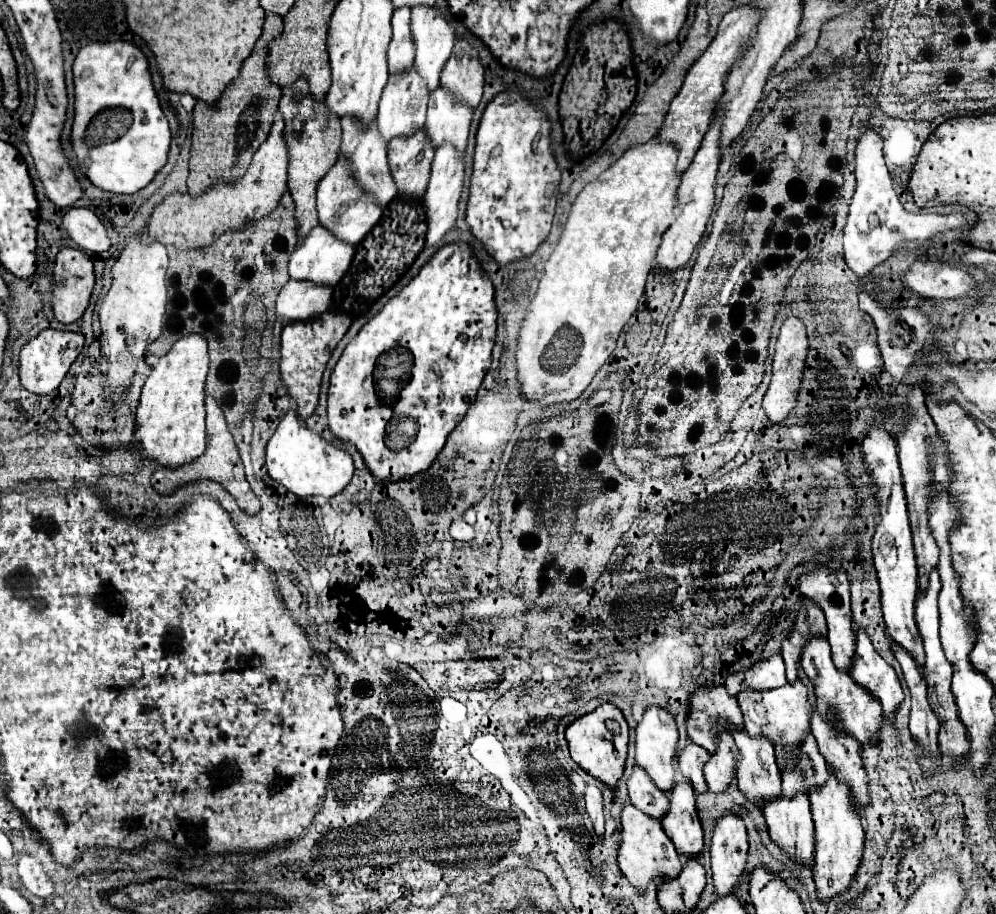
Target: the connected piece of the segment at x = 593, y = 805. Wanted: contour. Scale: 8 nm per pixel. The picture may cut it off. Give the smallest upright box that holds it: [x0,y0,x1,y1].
[584,784,604,838]

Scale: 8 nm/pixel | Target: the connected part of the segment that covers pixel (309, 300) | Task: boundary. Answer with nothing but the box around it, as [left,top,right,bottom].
[276,280,332,320]

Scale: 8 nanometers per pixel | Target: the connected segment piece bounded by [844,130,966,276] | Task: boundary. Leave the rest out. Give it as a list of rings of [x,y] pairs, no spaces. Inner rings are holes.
[[[866,130],[856,144],[856,192],[852,196],[850,216],[844,228],[844,258],[848,268],[858,276],[868,276],[872,268],[882,264],[894,252],[894,244],[900,240],[924,242],[934,234],[960,230],[966,224],[962,214],[908,214],[892,188],[892,180],[882,156],[882,146],[884,140],[874,130]]]

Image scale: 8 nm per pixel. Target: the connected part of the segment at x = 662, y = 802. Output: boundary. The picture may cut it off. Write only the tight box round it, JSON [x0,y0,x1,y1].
[628,768,670,820]

